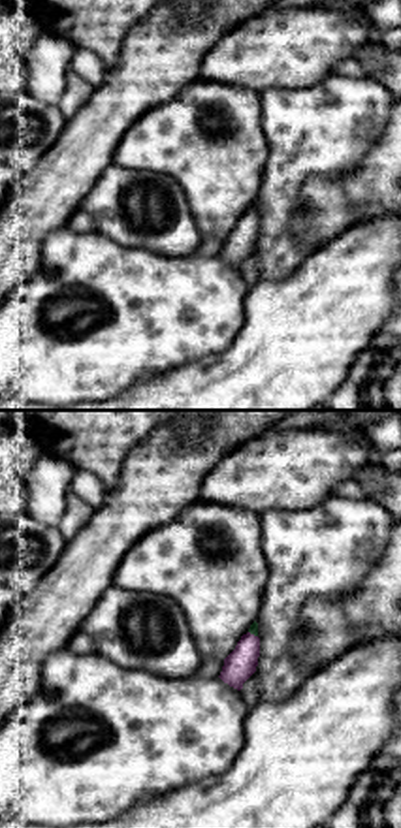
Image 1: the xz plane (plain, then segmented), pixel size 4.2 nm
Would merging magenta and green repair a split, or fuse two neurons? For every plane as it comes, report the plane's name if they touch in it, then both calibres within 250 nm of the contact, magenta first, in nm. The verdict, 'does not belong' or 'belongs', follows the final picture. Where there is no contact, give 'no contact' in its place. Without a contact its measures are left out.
xz | 140/40 nm

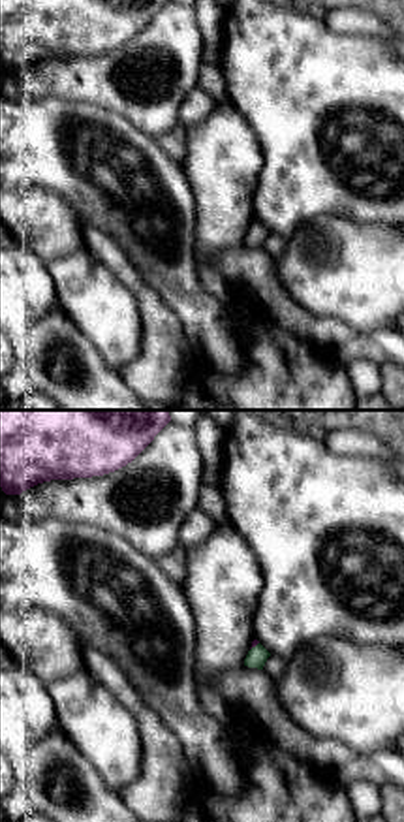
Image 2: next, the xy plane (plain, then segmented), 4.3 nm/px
xy | 20/90 nm

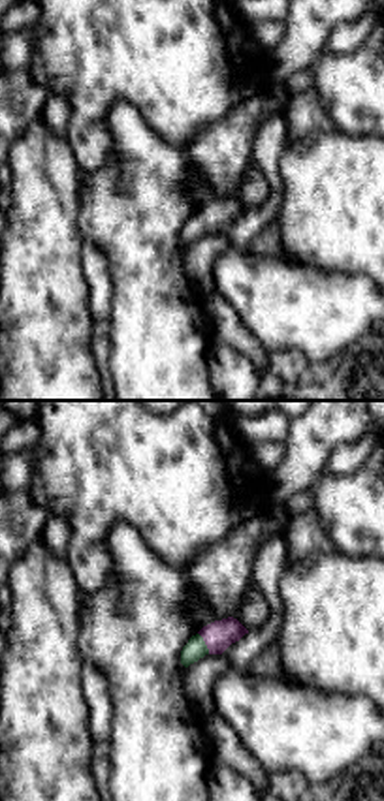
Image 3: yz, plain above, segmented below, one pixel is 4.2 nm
yz | 120/90 nm

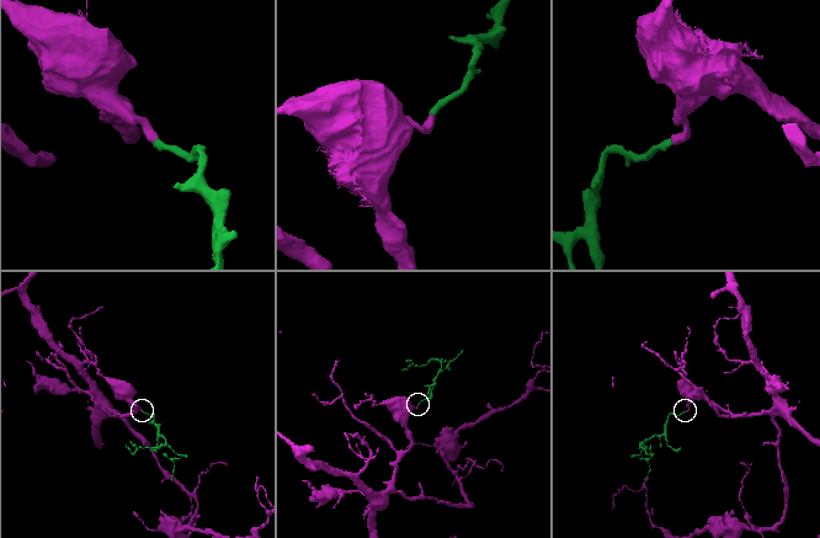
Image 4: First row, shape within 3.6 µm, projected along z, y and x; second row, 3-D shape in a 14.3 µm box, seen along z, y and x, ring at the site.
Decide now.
belongs

